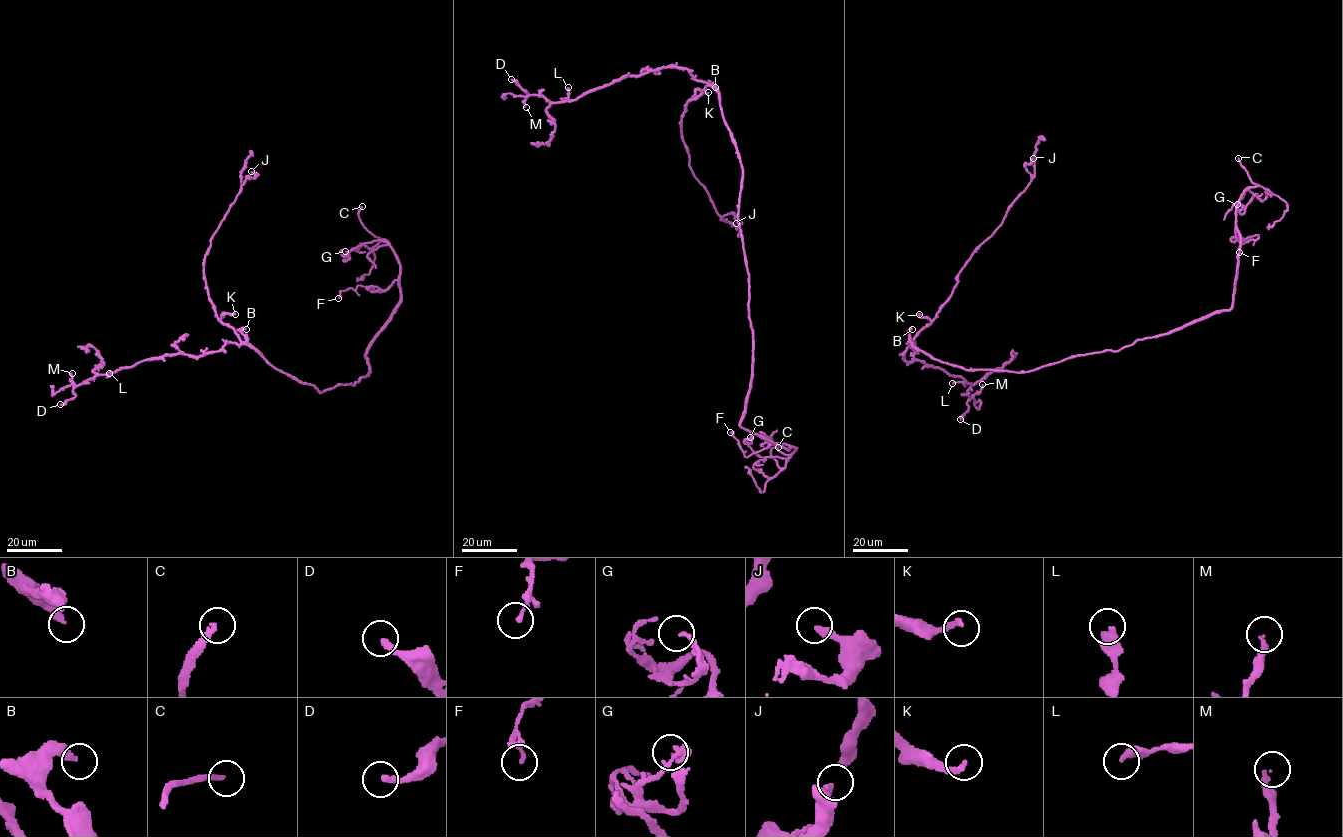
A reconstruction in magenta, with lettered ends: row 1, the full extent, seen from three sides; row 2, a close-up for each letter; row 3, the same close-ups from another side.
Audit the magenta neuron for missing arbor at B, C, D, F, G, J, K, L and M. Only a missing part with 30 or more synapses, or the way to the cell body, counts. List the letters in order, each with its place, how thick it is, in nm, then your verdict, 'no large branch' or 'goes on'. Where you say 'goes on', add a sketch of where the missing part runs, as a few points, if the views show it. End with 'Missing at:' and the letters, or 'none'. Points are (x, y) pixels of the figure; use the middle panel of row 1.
B: place (715, 87); calibre 360 nm; no large branch
C: place (778, 447); calibre 240 nm; goes on; course (778, 447), (806, 444), (824, 432)
D: place (511, 79); calibre 260 nm; no large branch
F: place (730, 432); calibre 140 nm; no large branch
G: place (750, 437); calibre 160 nm; no large branch
J: place (736, 223); calibre 280 nm; no large branch
K: place (708, 92); calibre 260 nm; no large branch
L: place (568, 87); calibre 440 nm; no large branch
M: place (526, 107); calibre 240 nm; goes on; course (526, 107), (523, 106), (519, 112), (523, 124), (531, 131), (538, 127), (543, 132), (544, 128)
Missing at: C, M

